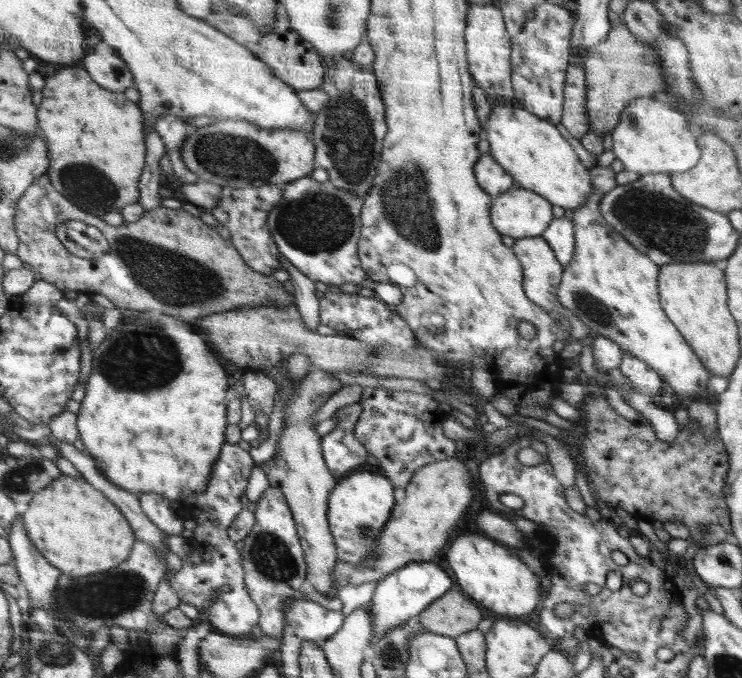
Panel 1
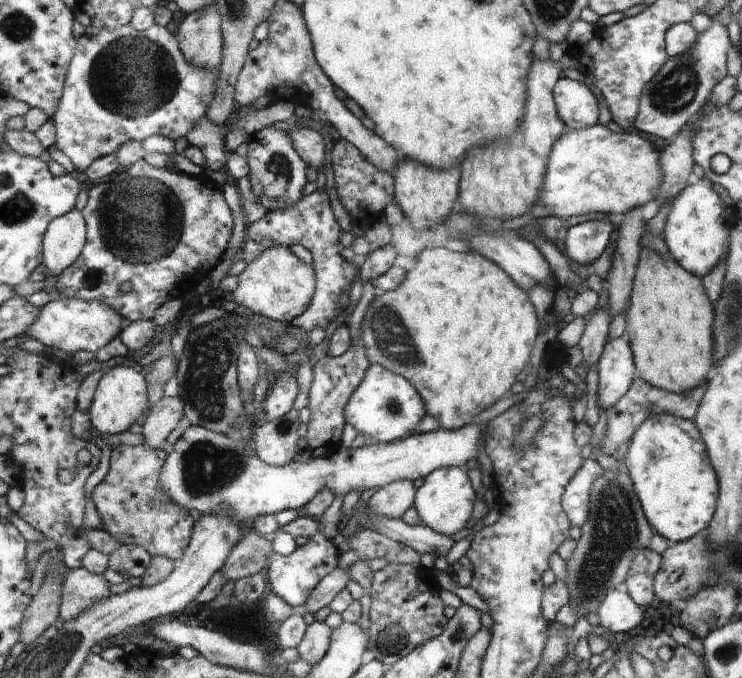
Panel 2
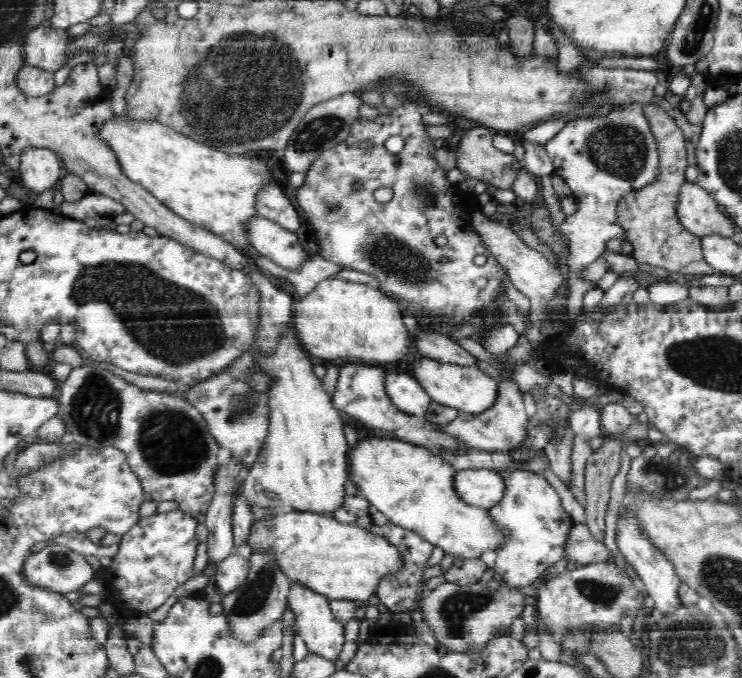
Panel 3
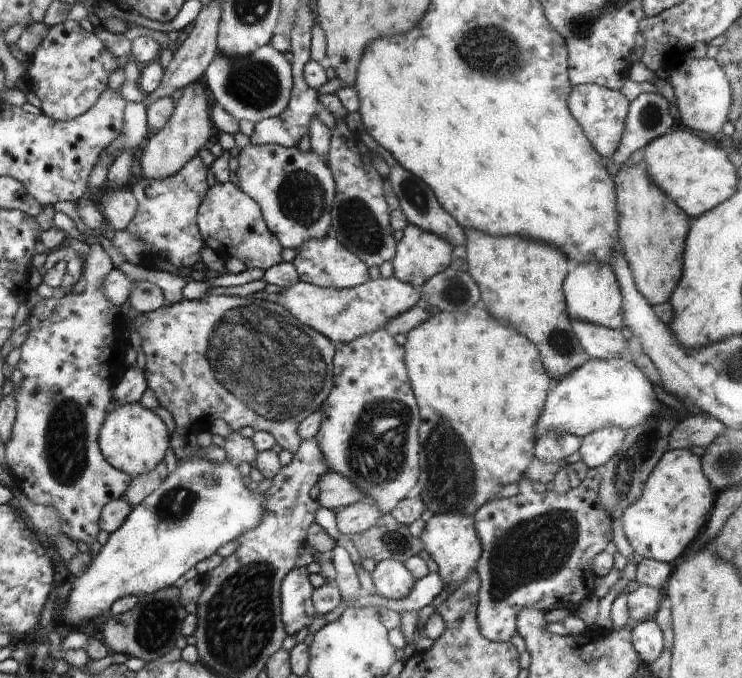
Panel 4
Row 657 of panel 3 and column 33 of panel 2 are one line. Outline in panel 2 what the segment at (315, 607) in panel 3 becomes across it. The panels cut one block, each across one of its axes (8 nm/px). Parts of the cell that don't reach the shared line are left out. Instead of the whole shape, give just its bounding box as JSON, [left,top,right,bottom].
[24,296,124,354]

